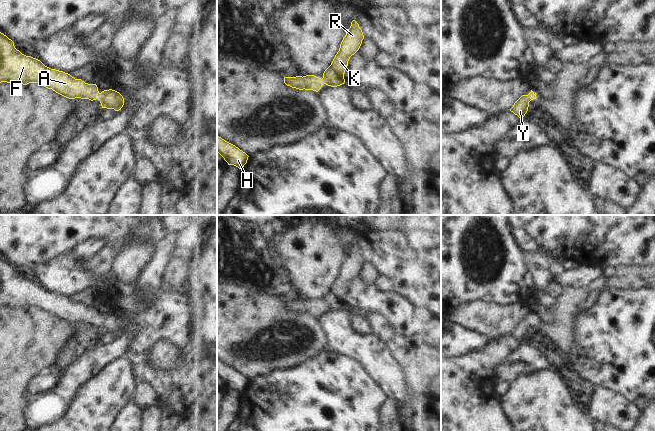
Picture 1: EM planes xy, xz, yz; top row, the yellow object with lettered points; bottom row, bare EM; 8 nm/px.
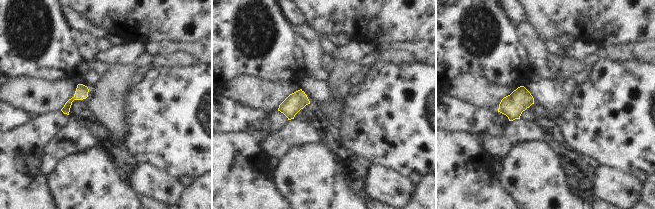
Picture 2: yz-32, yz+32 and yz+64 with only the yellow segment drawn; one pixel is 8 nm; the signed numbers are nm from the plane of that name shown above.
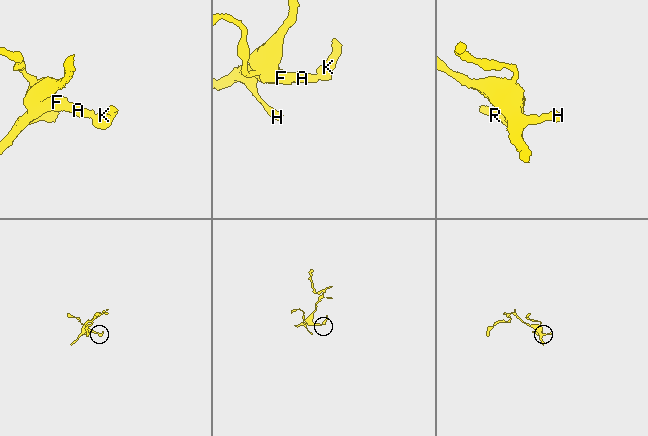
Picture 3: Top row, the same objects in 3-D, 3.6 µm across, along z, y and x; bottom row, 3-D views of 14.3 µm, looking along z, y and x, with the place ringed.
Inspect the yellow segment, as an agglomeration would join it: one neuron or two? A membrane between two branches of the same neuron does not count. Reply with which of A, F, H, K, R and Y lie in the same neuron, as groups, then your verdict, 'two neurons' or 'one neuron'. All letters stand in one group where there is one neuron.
A F H K R Y | one neuron

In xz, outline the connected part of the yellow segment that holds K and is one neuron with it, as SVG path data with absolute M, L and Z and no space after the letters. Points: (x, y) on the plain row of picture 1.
M353 244L351 250L343 262L339 275L335 279L331 289L324 295L323 302L314 299L284 301L287 310L299 314L313 314L318 316L323 308L337 311L345 307L344 297L348 285L360 272L364 259L359 248Z

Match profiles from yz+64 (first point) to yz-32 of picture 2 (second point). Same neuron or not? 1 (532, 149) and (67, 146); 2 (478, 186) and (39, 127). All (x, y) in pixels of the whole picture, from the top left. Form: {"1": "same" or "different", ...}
{"1": "different", "2": "same"}

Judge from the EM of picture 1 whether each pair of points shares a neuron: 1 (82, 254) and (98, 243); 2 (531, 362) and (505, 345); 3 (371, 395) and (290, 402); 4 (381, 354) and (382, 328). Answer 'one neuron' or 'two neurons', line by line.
1: one neuron
2: two neurons
3: one neuron
4: two neurons

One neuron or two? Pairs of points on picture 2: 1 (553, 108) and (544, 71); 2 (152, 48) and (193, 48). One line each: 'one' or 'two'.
1: two
2: one

